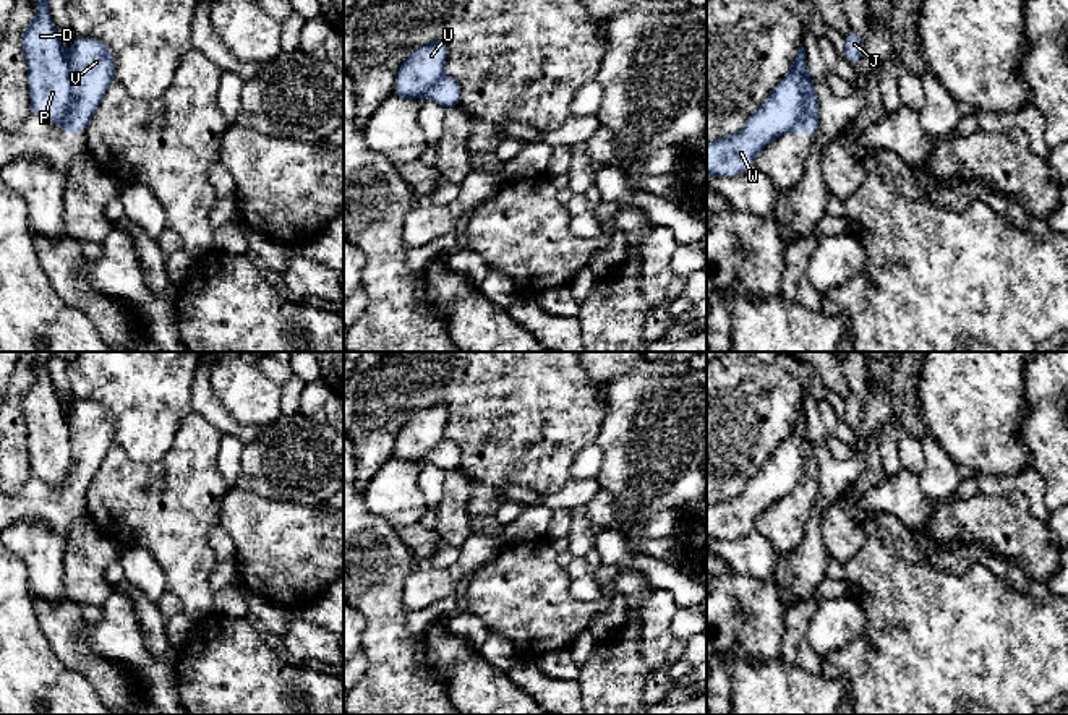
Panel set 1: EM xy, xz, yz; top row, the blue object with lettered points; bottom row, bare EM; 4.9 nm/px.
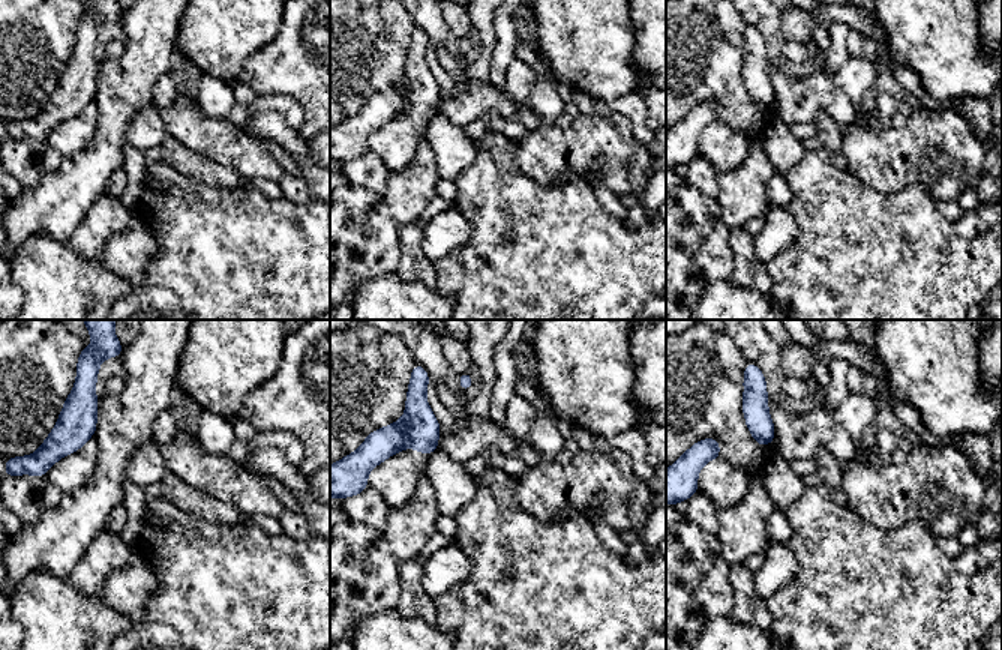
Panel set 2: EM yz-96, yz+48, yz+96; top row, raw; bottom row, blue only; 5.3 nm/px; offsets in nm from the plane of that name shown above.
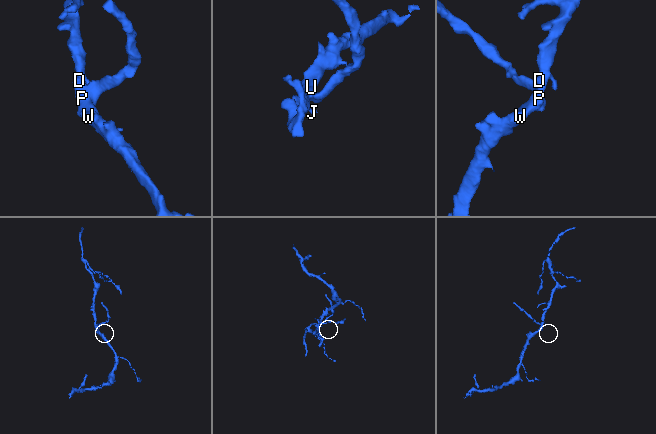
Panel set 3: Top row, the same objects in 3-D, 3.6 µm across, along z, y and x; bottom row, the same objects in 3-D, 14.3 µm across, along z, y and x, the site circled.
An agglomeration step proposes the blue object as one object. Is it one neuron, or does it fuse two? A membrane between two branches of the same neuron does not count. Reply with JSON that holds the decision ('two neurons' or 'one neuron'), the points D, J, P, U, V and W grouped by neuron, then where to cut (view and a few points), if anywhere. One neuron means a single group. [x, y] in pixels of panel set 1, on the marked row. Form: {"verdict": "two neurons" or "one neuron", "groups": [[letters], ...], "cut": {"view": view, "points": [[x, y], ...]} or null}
{"verdict": "two neurons", "groups": [["D", "J", "P", "U", "W"], ["V"]], "cut": {"view": "yz", "points": [[793, 65], [804, 81], [806, 102], [798, 122], [791, 128]]}}

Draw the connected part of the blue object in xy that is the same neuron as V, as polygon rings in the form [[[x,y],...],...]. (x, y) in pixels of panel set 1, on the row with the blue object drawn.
[[[75,37],[70,50],[71,104],[62,122],[65,135],[88,128],[99,102],[113,81],[115,58],[105,44],[91,37]]]

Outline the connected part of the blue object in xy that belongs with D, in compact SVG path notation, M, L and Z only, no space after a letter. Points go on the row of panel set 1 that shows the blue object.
M47 0L36 2L37 15L21 36L28 62L31 113L50 123L62 123L71 104L70 65Z

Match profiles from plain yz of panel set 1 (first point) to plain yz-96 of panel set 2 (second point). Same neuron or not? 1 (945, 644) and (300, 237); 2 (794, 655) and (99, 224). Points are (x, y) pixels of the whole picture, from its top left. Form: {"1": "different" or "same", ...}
{"1": "same", "2": "same"}

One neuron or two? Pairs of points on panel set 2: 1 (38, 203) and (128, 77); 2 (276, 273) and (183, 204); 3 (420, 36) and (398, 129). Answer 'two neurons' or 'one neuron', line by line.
1: one neuron
2: one neuron
3: one neuron

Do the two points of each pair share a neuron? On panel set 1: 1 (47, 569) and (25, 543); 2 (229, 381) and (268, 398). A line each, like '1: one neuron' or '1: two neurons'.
1: one neuron
2: one neuron

